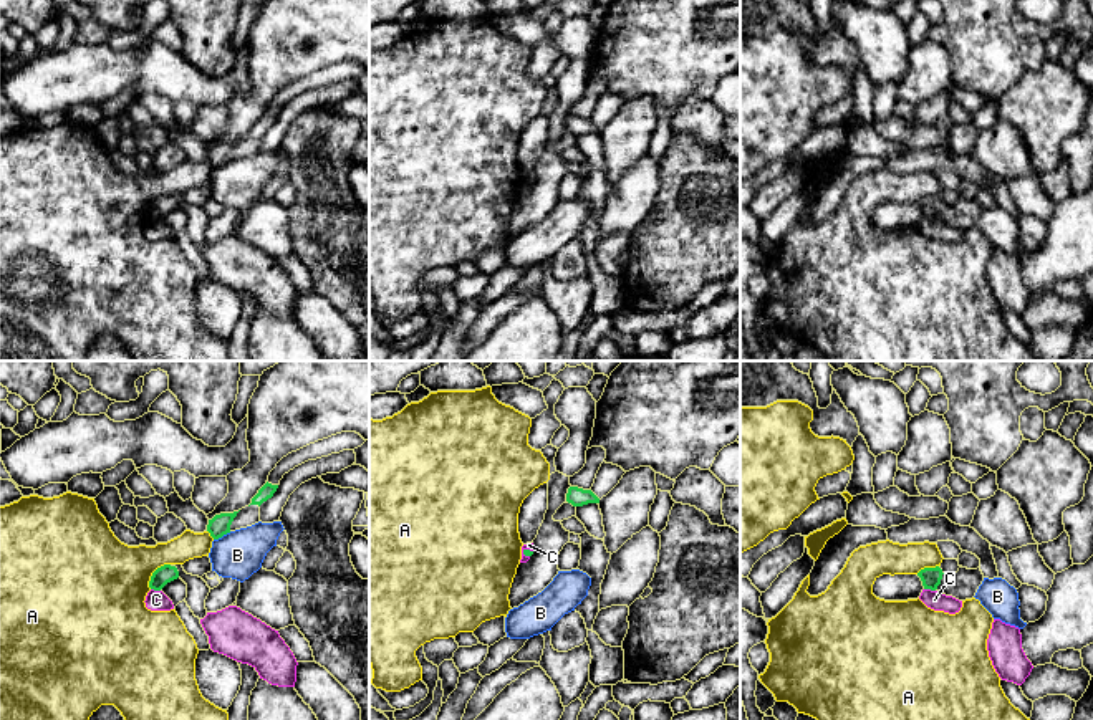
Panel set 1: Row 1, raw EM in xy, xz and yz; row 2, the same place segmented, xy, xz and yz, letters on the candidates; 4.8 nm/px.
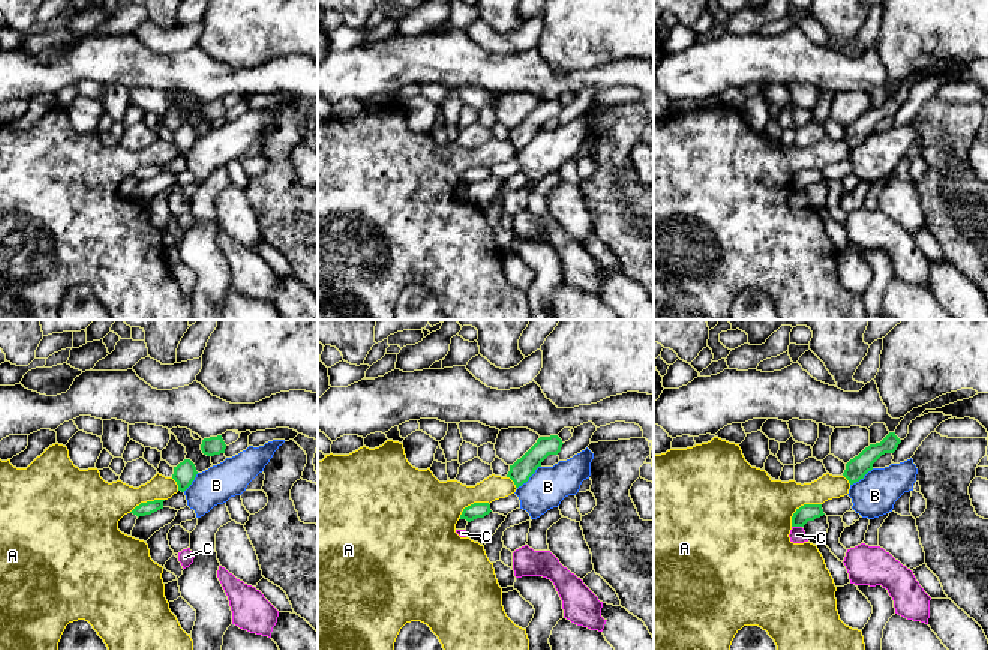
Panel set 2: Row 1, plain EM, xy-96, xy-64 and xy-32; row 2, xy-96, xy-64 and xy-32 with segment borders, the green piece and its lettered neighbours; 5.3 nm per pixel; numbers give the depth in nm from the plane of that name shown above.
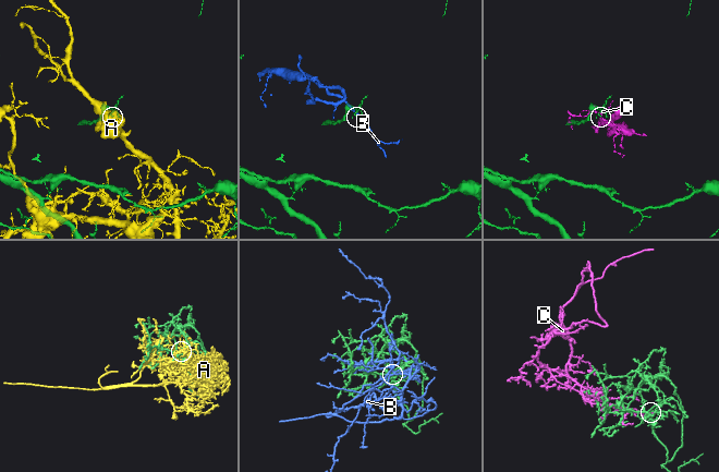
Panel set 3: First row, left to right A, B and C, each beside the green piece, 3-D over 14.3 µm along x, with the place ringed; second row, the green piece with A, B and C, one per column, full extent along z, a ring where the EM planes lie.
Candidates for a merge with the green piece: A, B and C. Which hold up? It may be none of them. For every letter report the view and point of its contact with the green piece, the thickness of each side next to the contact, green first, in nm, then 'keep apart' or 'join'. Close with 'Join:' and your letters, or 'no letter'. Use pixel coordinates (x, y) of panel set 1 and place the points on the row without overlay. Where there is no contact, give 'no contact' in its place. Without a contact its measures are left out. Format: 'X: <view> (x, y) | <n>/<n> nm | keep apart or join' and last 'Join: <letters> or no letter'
A: xy (153, 202) | 90/440 nm | keep apart
B: xy (222, 164) | 100/240 nm | keep apart
C: yz (929, 217) | 100/90 nm | keep apart
Join: no letter

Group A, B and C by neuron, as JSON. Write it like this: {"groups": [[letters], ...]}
{"groups": [["A"], ["B"], ["C"]]}

